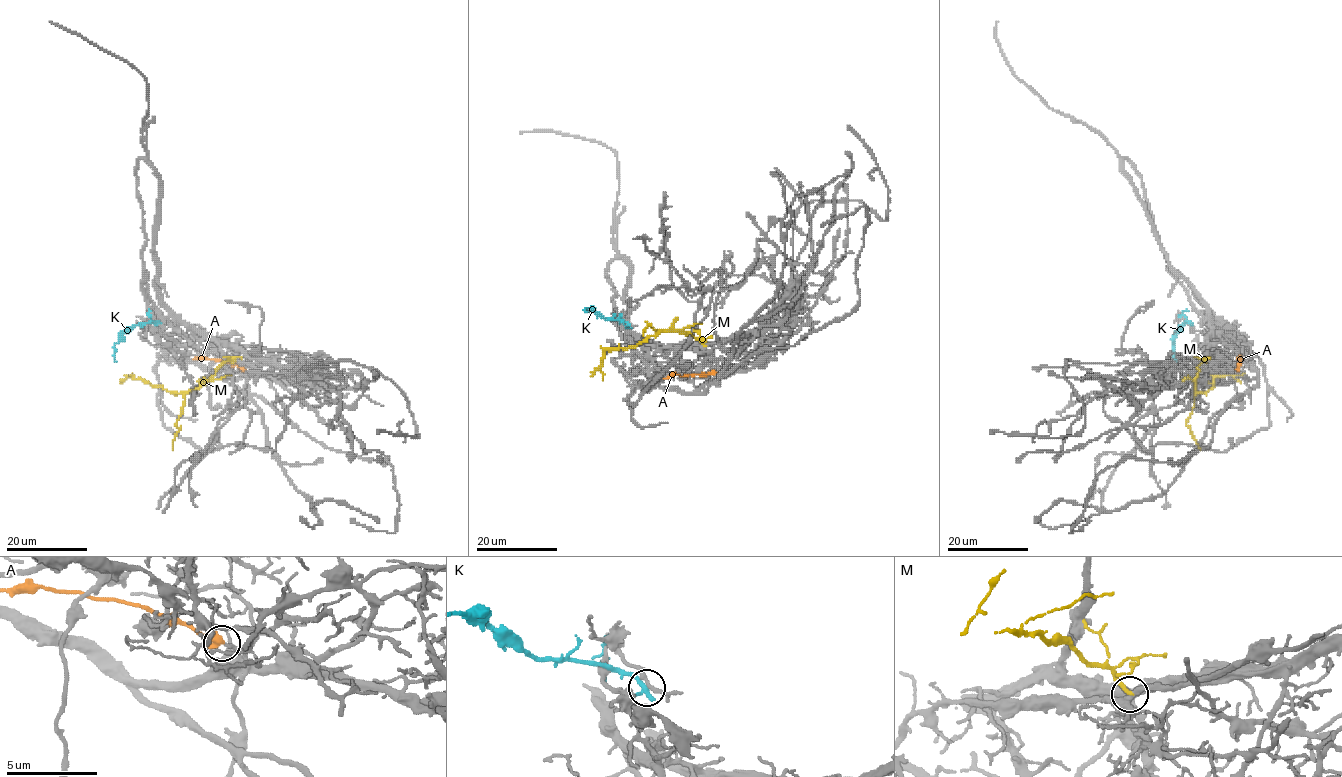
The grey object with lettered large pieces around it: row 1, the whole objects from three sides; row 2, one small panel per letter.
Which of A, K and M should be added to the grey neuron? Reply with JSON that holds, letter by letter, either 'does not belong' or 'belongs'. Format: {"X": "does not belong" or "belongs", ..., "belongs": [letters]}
{"A": "does not belong", "K": "does not belong", "M": "does not belong", "belongs": []}

